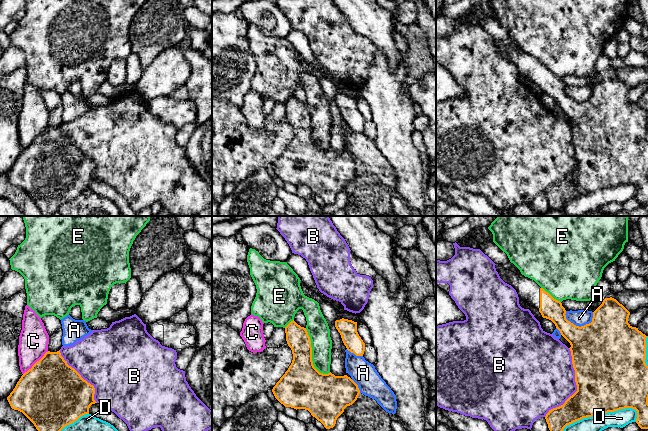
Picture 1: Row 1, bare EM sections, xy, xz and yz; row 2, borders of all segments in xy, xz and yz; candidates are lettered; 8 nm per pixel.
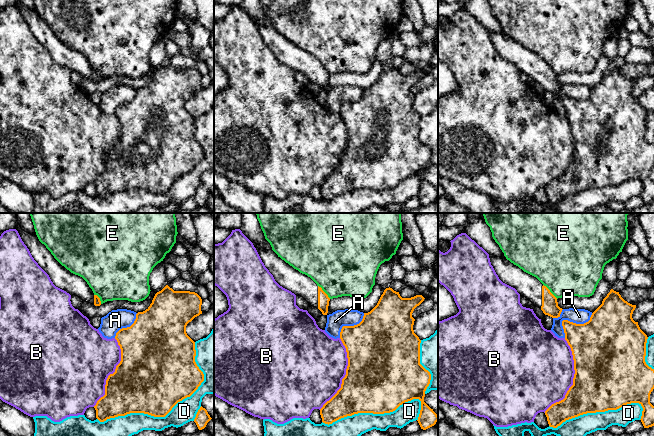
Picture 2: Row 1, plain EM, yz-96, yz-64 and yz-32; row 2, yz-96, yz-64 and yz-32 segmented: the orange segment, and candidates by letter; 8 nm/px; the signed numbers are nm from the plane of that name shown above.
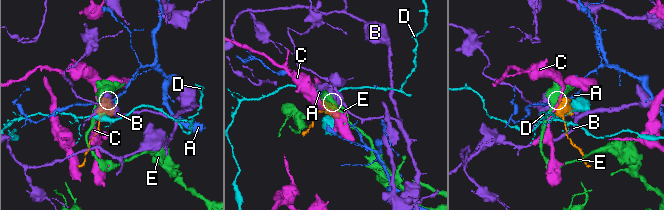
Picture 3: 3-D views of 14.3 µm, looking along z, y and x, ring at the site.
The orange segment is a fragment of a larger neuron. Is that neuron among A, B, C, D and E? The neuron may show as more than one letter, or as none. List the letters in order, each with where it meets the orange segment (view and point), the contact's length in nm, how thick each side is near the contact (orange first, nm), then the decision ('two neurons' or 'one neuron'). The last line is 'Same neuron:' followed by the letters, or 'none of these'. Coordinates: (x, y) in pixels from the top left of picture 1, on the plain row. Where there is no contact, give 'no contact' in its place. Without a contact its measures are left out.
A: yz (575, 101) | 240 nm | 420/130 nm | two neurons
B: yz (576, 160) | 600 nm | 500/460 nm | two neurons
C: xy (35, 139) | 280 nm | 480/240 nm | two neurons
D: yz (597, 190) | 650 nm | 460/160 nm | two neurons
E: xz (311, 131) | 420 nm | 340/180 nm | two neurons
Same neuron: none of these

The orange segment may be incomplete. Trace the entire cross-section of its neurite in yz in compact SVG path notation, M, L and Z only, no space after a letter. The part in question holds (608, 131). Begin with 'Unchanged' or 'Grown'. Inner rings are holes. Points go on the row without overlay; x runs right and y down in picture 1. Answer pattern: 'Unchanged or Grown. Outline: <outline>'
Grown. Outline: M495 41L500 54L511 61L517 68L519 75L525 76L530 82L539 86L543 94L551 96L561 111L570 119L572 140L575 146L577 167L570 172L563 181L549 186L545 195L551 210L560 210L567 201L583 194L614 188L620 185L632 184L637 187L636 199L641 205L648 205L648 142L646 135L647 112L628 99L630 88L616 75L605 74L602 80L593 88L592 98L584 102L576 102L566 95L566 86L562 79L554 75L534 56L517 51L506 46L501 41Z

